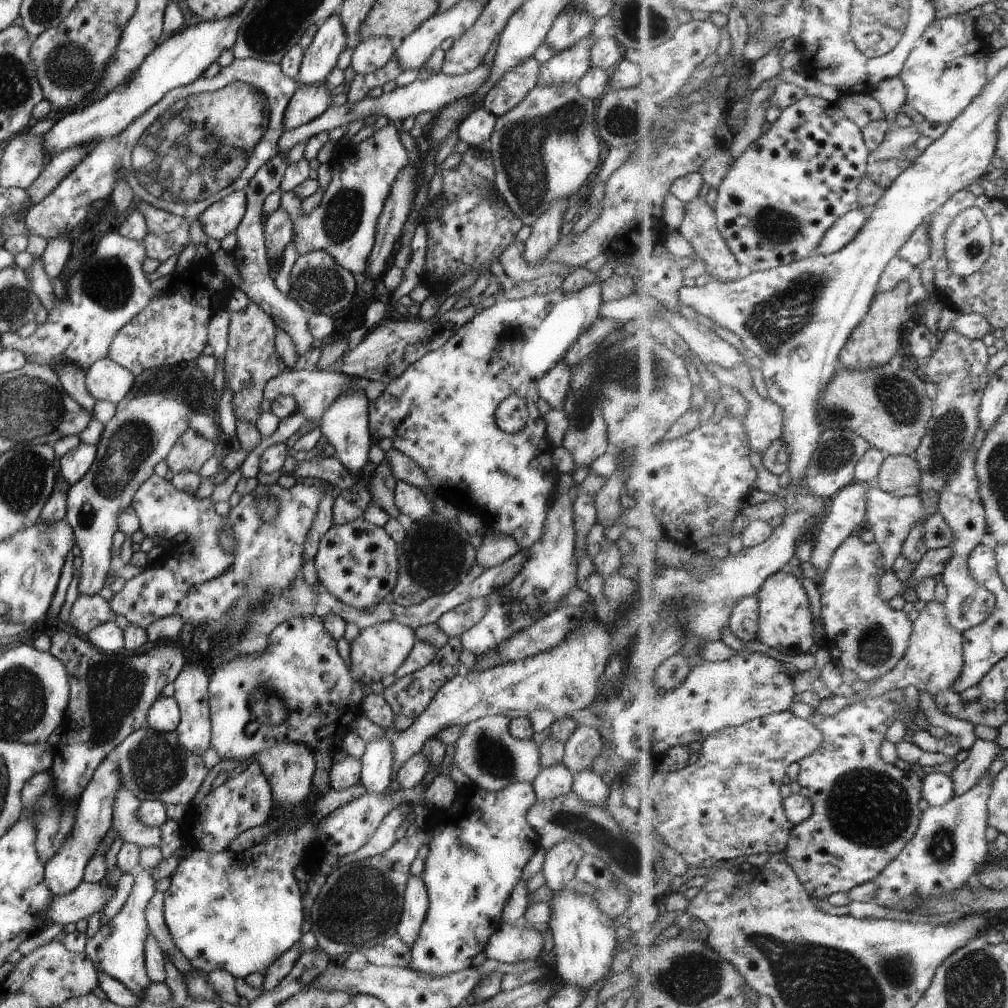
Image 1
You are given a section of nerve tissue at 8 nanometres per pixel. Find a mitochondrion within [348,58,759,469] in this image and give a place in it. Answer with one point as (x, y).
(521, 142)

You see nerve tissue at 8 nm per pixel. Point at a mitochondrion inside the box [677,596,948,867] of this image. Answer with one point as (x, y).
(868, 807)

